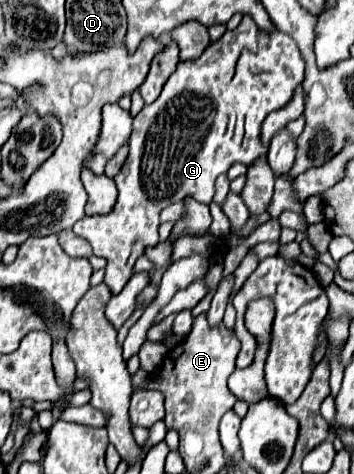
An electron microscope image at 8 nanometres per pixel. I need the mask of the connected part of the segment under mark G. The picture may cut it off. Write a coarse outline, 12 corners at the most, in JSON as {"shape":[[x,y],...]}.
{"shape":[[245,16],[133,118],[107,216],[73,232],[111,296],[163,208],[211,202],[305,64]]}

